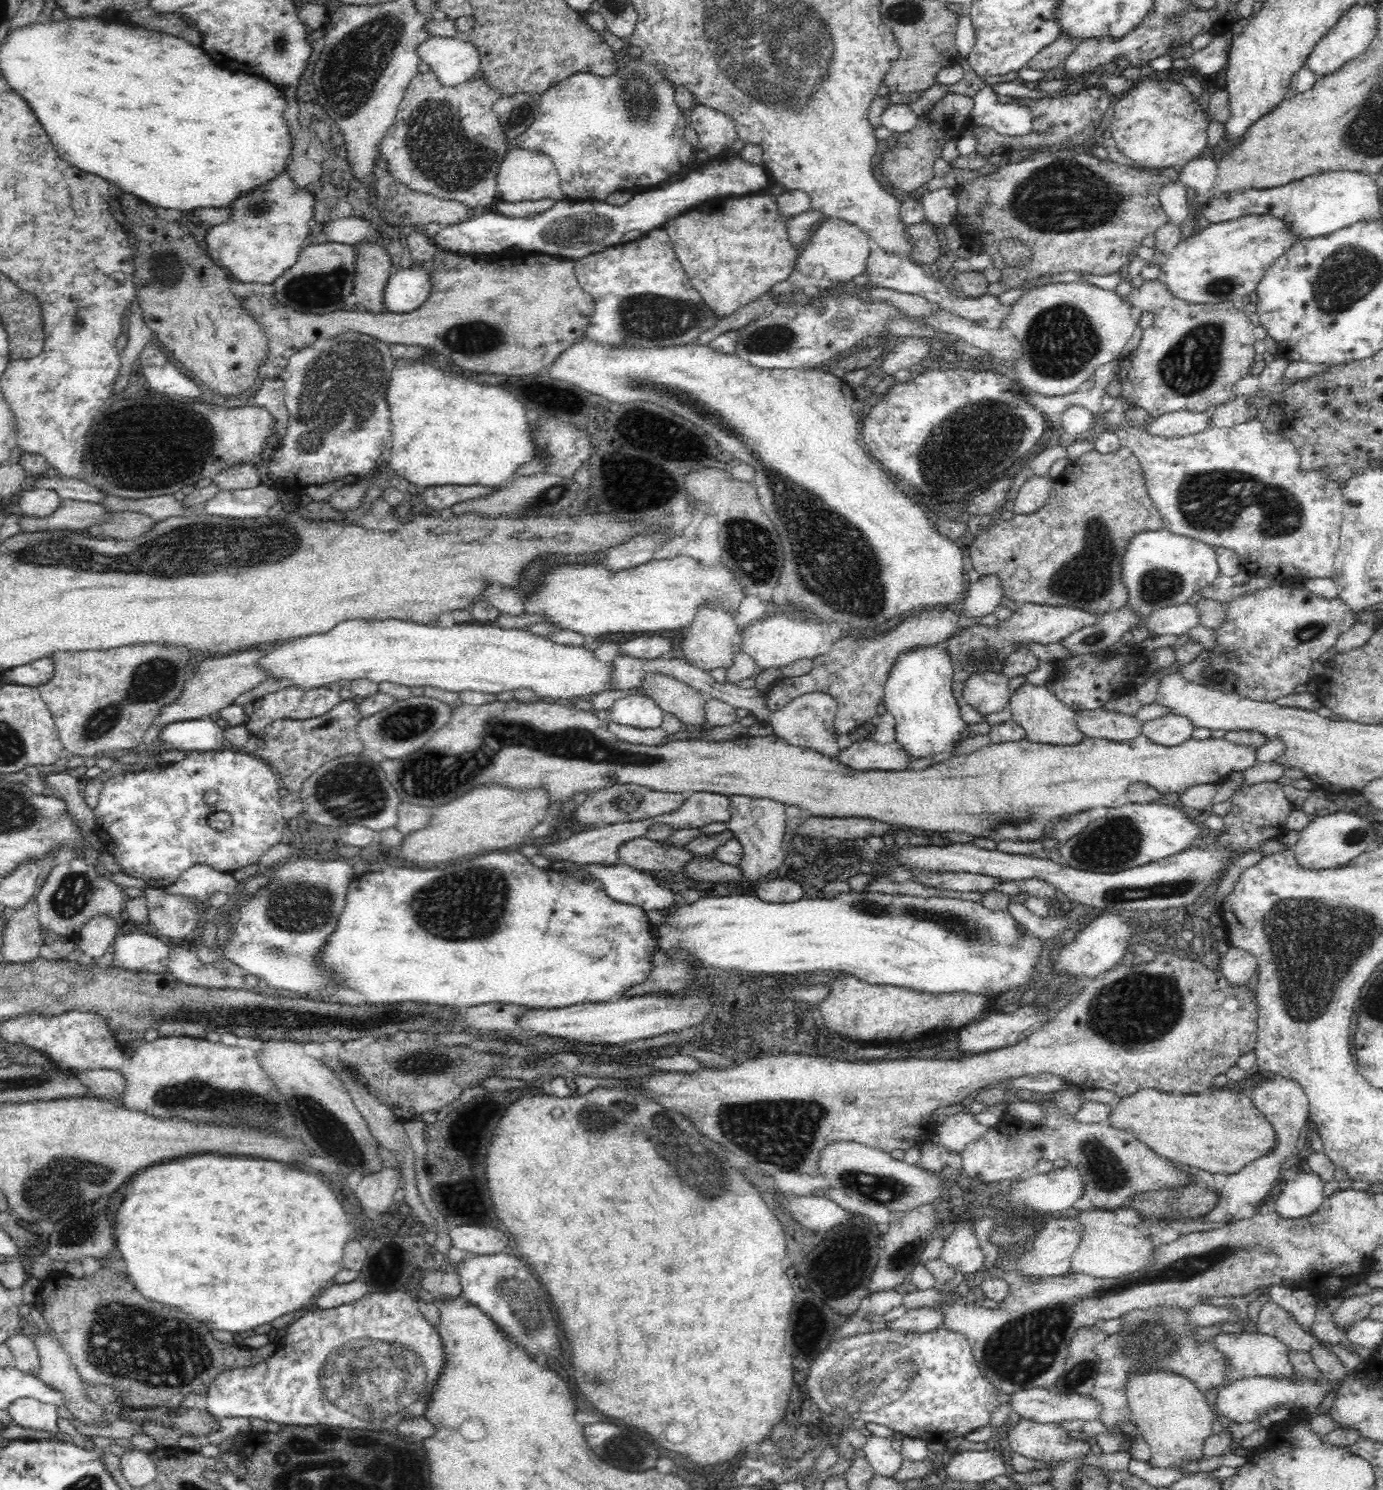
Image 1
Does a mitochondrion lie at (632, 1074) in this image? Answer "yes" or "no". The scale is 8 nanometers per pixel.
no

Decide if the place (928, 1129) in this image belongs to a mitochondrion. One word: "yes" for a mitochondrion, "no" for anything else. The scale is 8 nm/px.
no

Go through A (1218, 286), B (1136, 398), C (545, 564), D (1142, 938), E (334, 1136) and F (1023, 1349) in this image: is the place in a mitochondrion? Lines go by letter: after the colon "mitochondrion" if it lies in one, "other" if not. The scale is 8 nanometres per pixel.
A: mitochondrion
B: other
C: other
D: other
E: mitochondrion
F: mitochondrion

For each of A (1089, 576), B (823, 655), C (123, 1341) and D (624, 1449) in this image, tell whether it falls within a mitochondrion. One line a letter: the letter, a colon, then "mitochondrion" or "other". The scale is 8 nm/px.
A: mitochondrion
B: other
C: mitochondrion
D: mitochondrion

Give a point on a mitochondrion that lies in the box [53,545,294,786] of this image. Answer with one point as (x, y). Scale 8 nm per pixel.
(151, 680)

